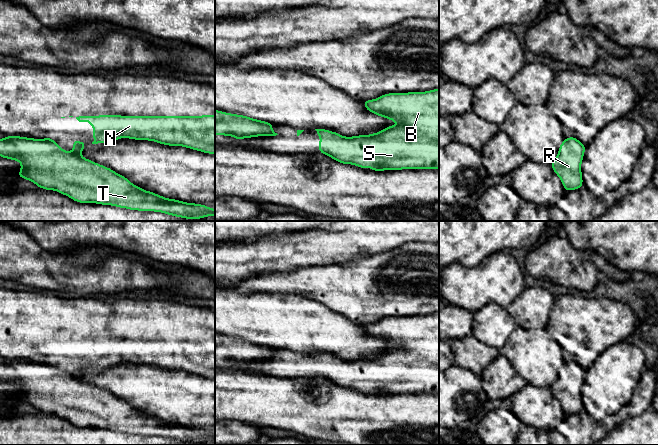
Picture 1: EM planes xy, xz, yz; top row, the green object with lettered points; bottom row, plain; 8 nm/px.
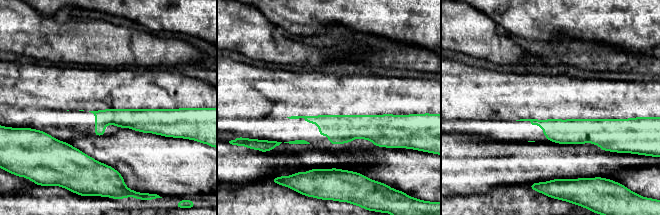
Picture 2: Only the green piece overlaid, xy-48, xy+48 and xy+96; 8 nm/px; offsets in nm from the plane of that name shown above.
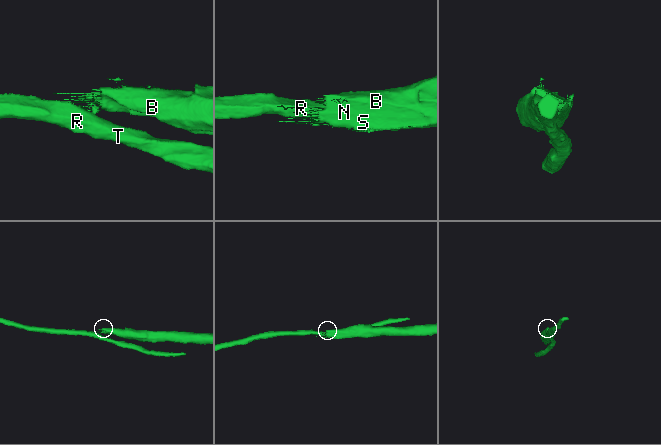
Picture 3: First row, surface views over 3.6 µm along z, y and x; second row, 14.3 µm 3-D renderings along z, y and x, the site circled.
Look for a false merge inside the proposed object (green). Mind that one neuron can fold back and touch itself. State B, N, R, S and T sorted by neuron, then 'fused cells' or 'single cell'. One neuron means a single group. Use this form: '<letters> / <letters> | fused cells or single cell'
B N S / R T | fused cells

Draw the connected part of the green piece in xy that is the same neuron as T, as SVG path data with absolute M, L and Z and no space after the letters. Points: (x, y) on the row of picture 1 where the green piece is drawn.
M6 136L0 139L0 157L21 163L18 176L45 190L54 190L78 203L111 205L137 211L153 211L185 218L202 219L215 216L215 209L206 205L169 199L132 184L112 169L81 155L63 150L57 143L46 139Z

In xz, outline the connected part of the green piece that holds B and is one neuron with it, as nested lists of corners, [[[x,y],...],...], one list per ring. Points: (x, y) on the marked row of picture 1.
[[[439,88],[425,92],[388,93],[378,97],[377,99],[365,100],[363,101],[363,103],[367,111],[370,111],[375,115],[381,116],[383,118],[399,122],[400,124],[396,126],[388,126],[377,133],[352,137],[345,137],[334,131],[330,132],[328,129],[315,129],[320,139],[317,143],[317,146],[320,149],[318,153],[325,154],[341,164],[351,164],[358,166],[362,169],[366,169],[368,166],[370,166],[370,170],[372,171],[403,169],[439,169]]]

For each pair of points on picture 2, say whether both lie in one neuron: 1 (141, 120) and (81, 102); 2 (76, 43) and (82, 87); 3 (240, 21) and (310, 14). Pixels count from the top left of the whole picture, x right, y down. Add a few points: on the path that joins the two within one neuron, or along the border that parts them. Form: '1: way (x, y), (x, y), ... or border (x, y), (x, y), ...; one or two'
1: way (126, 105), (123, 102), (96, 102); one
2: border (85, 66), (108, 68); two
3: border (258, 10), (273, 24), (286, 31); two

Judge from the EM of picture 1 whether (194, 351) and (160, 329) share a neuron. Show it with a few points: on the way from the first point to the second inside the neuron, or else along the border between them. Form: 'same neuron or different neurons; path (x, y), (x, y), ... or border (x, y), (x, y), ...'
same neuron; path (186, 343), (180, 343), (168, 334)

